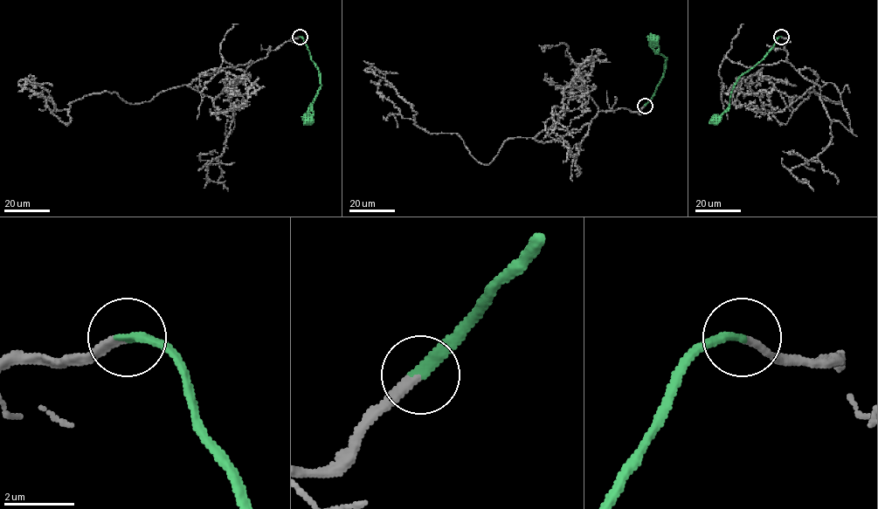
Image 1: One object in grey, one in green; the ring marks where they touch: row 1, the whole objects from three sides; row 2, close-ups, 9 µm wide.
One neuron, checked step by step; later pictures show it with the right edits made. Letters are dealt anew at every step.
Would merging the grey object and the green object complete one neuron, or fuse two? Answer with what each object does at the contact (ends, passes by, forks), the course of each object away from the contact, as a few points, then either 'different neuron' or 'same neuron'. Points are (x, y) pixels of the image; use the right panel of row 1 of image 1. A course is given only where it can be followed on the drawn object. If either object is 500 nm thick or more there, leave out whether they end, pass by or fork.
grey ends; green ends; course grey (781, 37), (786, 61), (811, 69), (814, 91), (839, 103), (809, 91), (782, 124), (750, 85); course green (781, 37), (761, 60), (740, 76), (734, 85), (729, 106), (716, 121); same neuron

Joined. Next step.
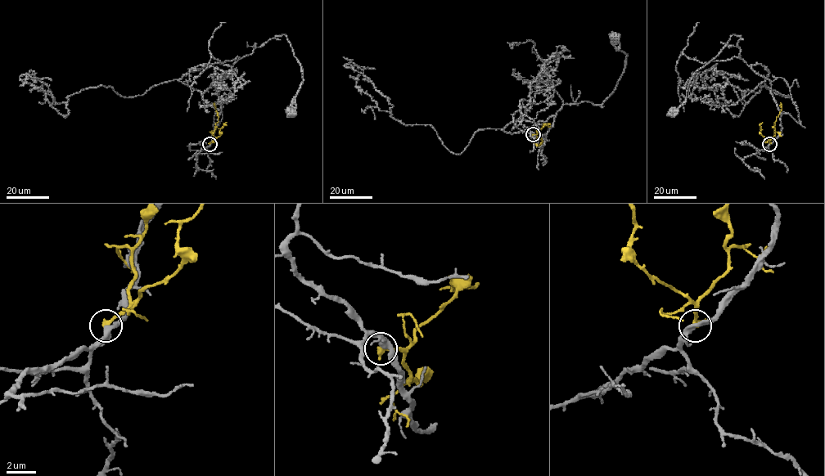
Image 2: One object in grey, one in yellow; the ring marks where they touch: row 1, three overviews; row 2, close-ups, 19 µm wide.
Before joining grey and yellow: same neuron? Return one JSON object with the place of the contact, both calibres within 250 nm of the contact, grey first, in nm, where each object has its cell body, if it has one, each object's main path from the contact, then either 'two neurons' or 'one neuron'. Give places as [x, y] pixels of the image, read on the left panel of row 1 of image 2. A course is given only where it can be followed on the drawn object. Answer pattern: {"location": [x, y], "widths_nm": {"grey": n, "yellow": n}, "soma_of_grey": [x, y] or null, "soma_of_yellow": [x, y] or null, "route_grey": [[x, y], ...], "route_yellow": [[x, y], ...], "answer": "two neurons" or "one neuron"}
{"location": [209, 144], "widths_nm": {"grey": 360, "yellow": 360}, "soma_of_grey": [291, 112], "soma_of_yellow": null, "route_grey": [[209, 144], [220, 110], [218, 83], [241, 57], [285, 34], [299, 63], [303, 80], [291, 114]], "route_yellow": [[209, 144], [213, 141], [218, 121], [214, 102]], "answer": "two neurons"}

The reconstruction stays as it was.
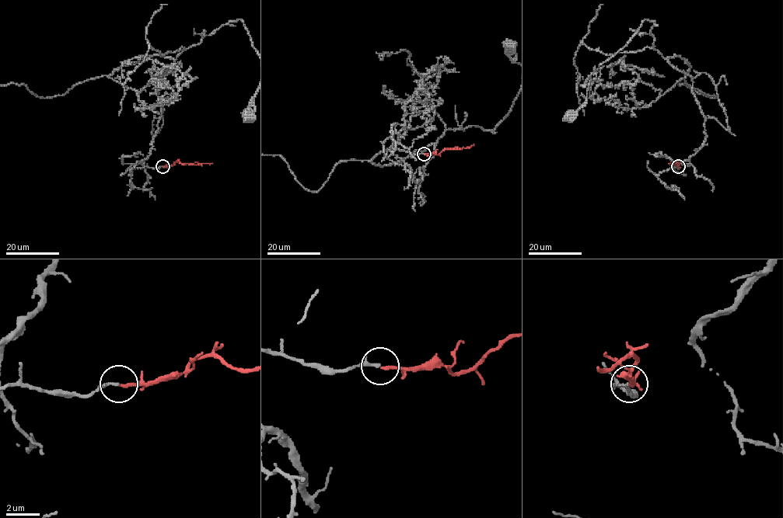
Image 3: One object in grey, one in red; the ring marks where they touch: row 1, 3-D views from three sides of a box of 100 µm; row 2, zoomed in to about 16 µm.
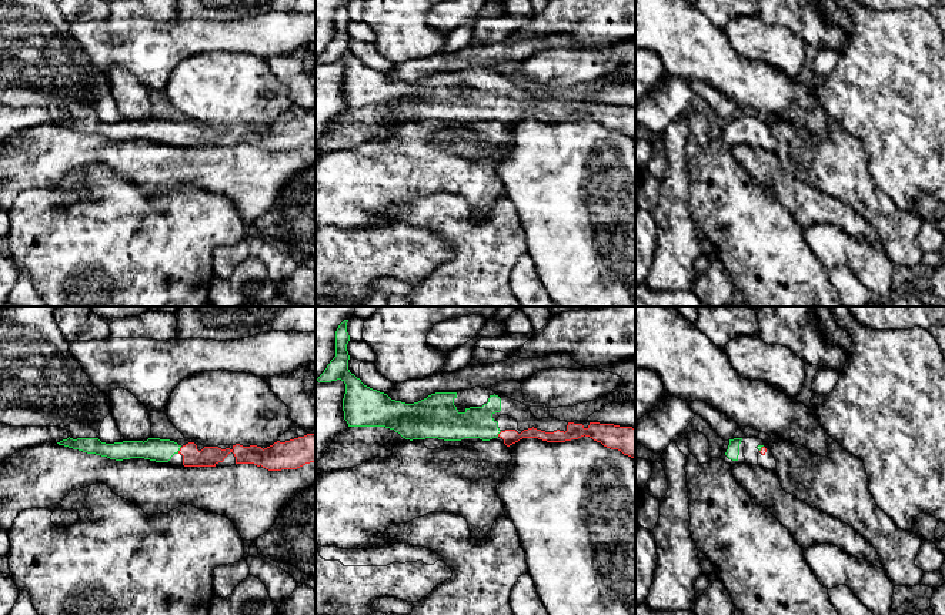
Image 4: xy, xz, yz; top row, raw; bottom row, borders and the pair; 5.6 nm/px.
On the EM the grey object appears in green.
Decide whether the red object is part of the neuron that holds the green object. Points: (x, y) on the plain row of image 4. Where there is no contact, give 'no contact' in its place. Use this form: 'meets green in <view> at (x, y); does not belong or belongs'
meets green in xy at (179, 130); belongs

